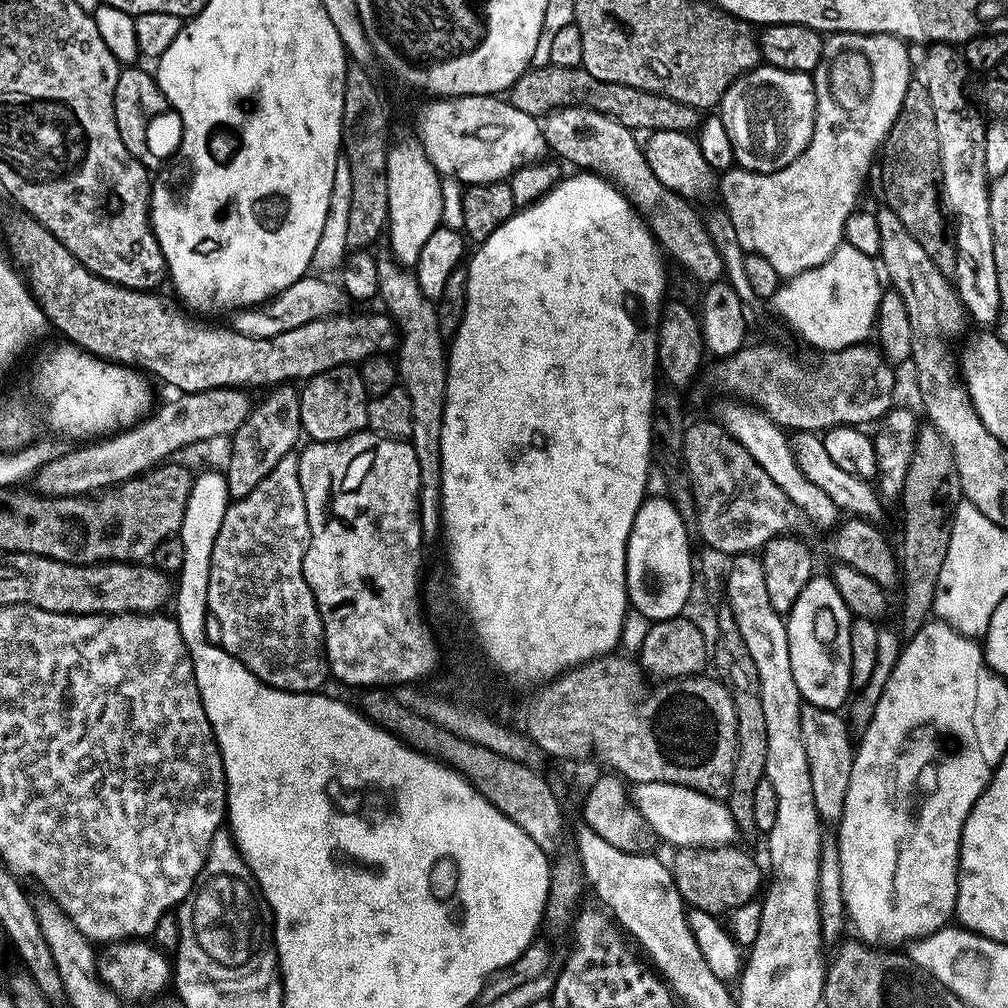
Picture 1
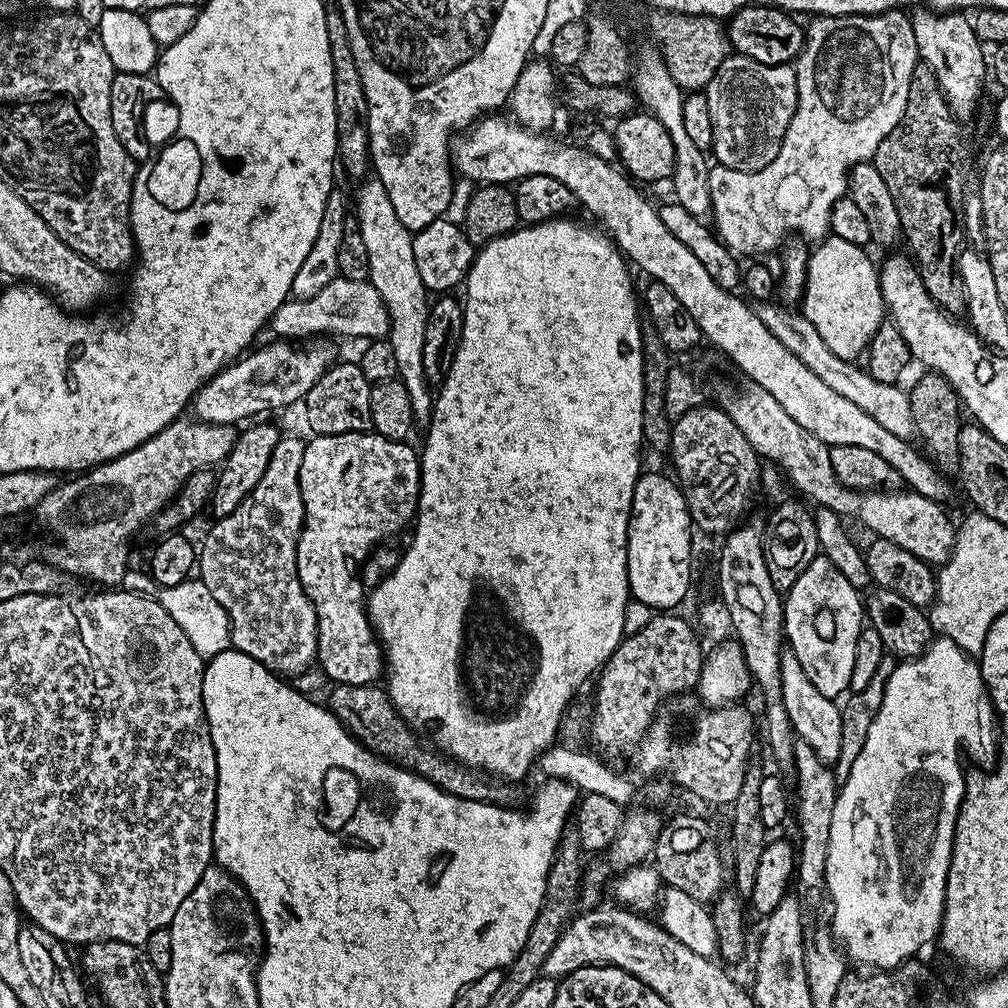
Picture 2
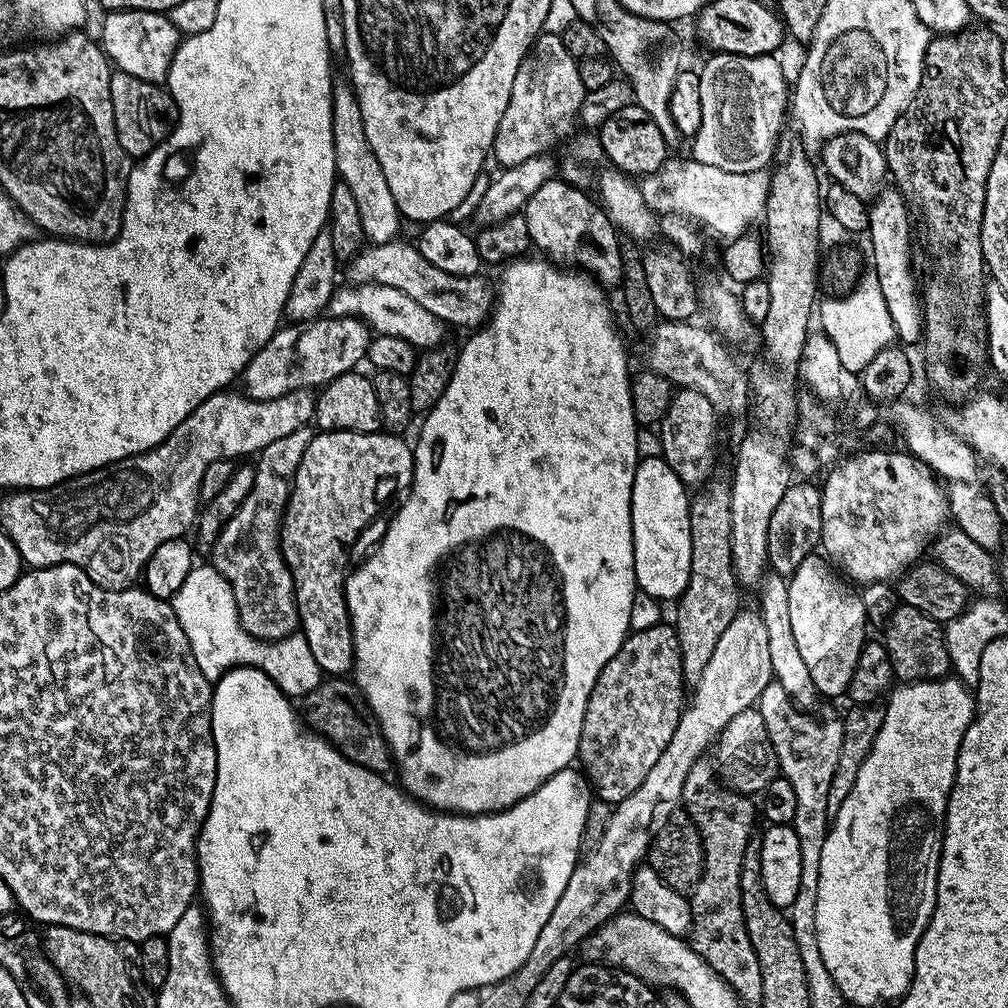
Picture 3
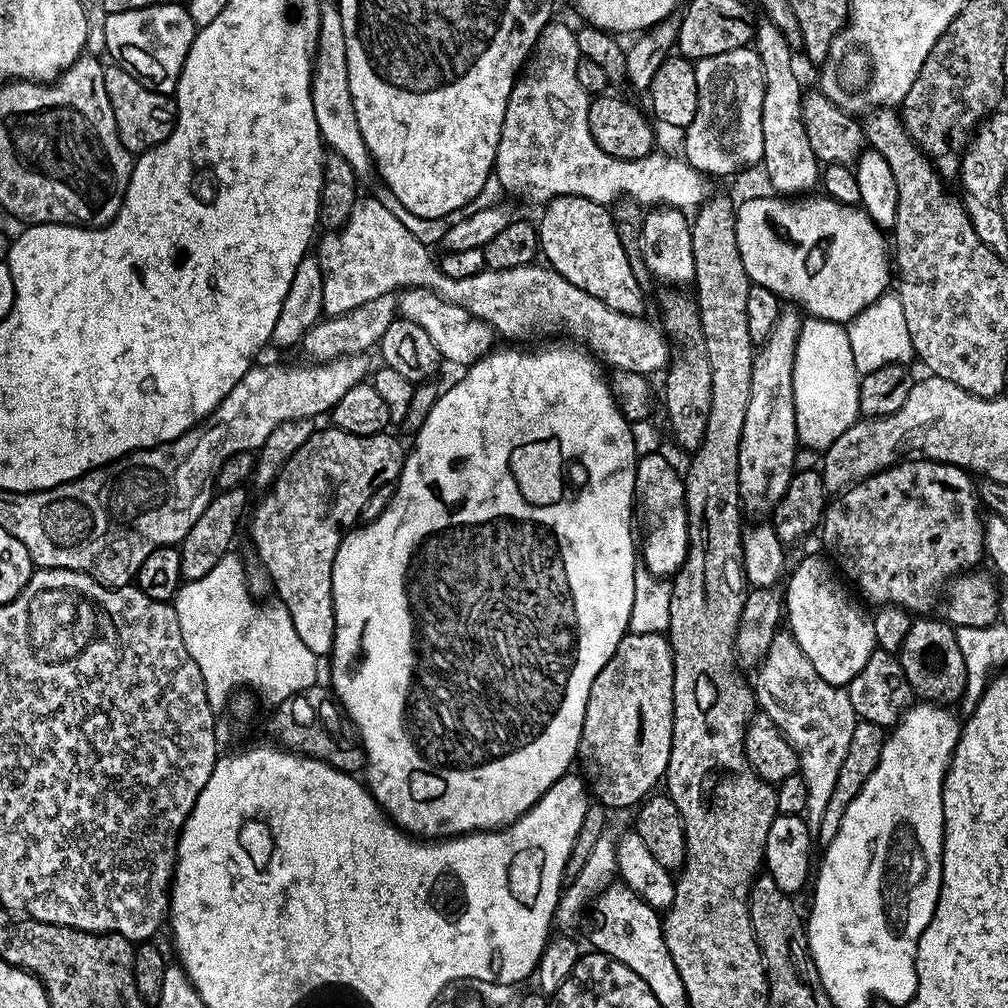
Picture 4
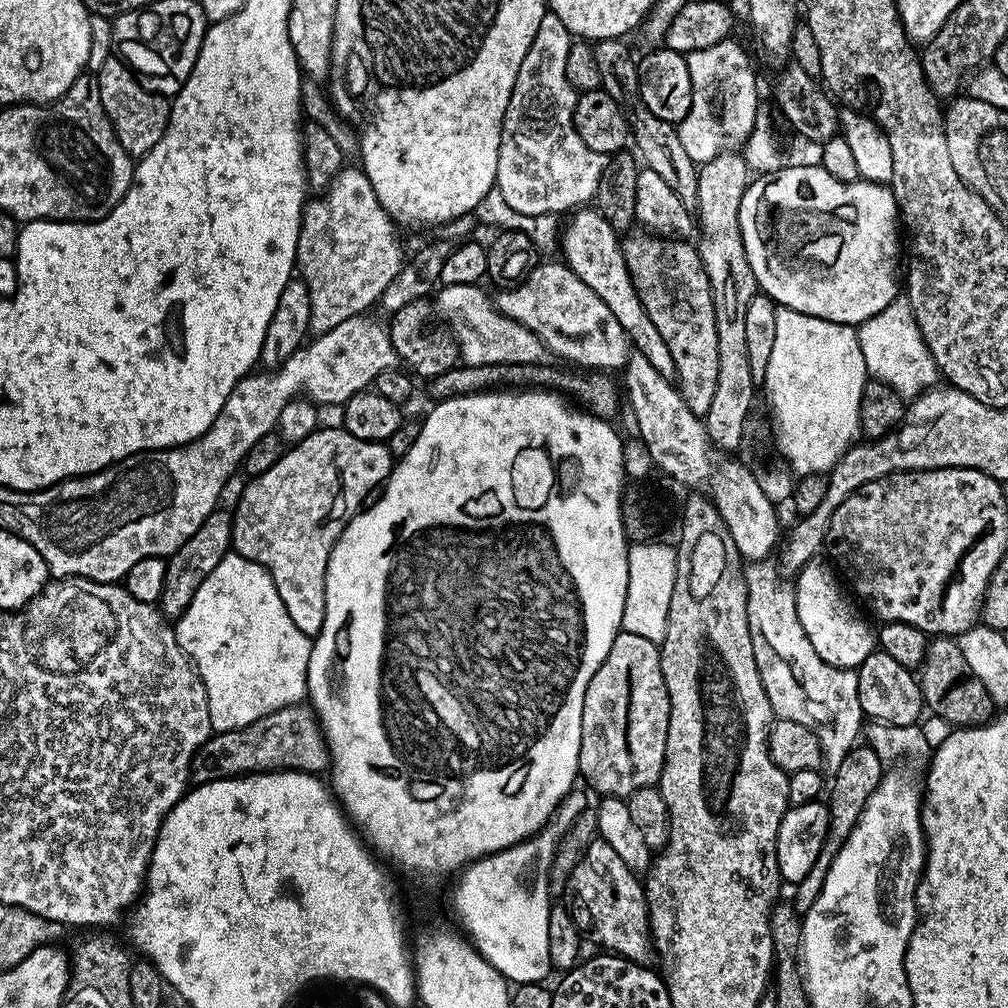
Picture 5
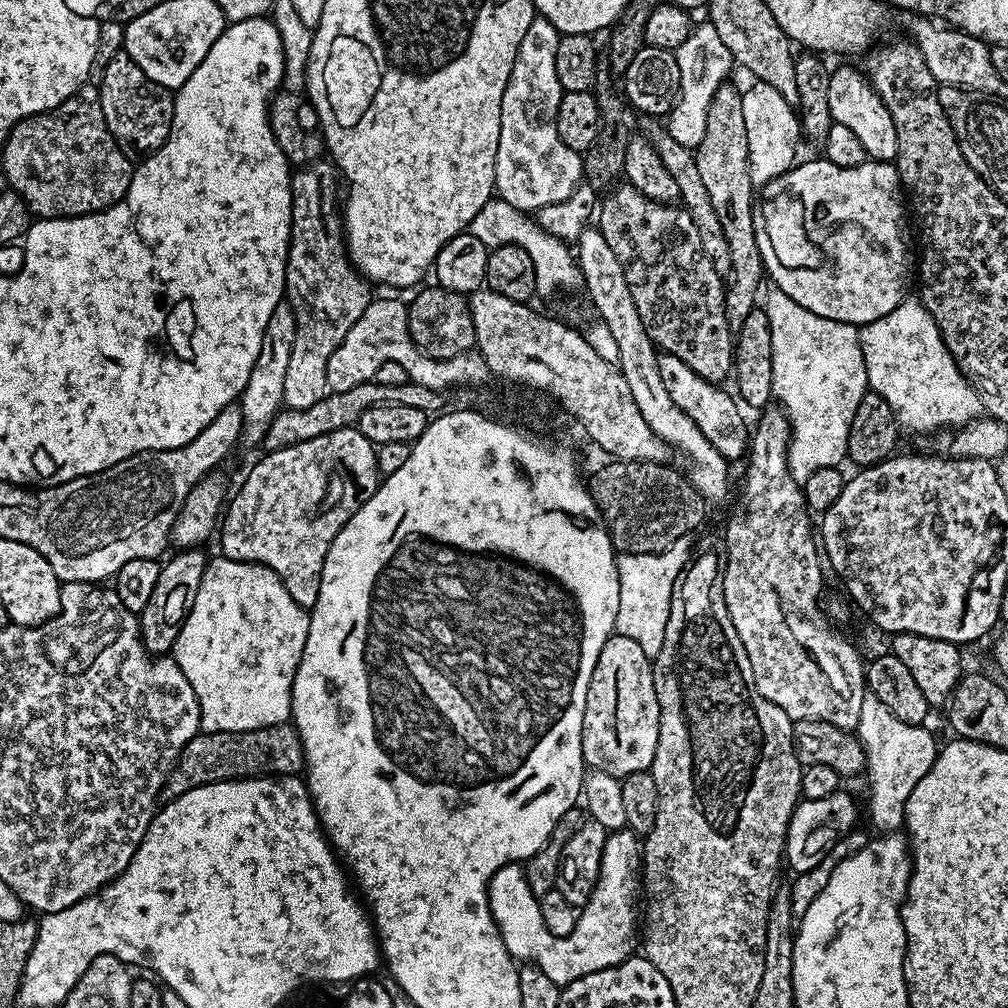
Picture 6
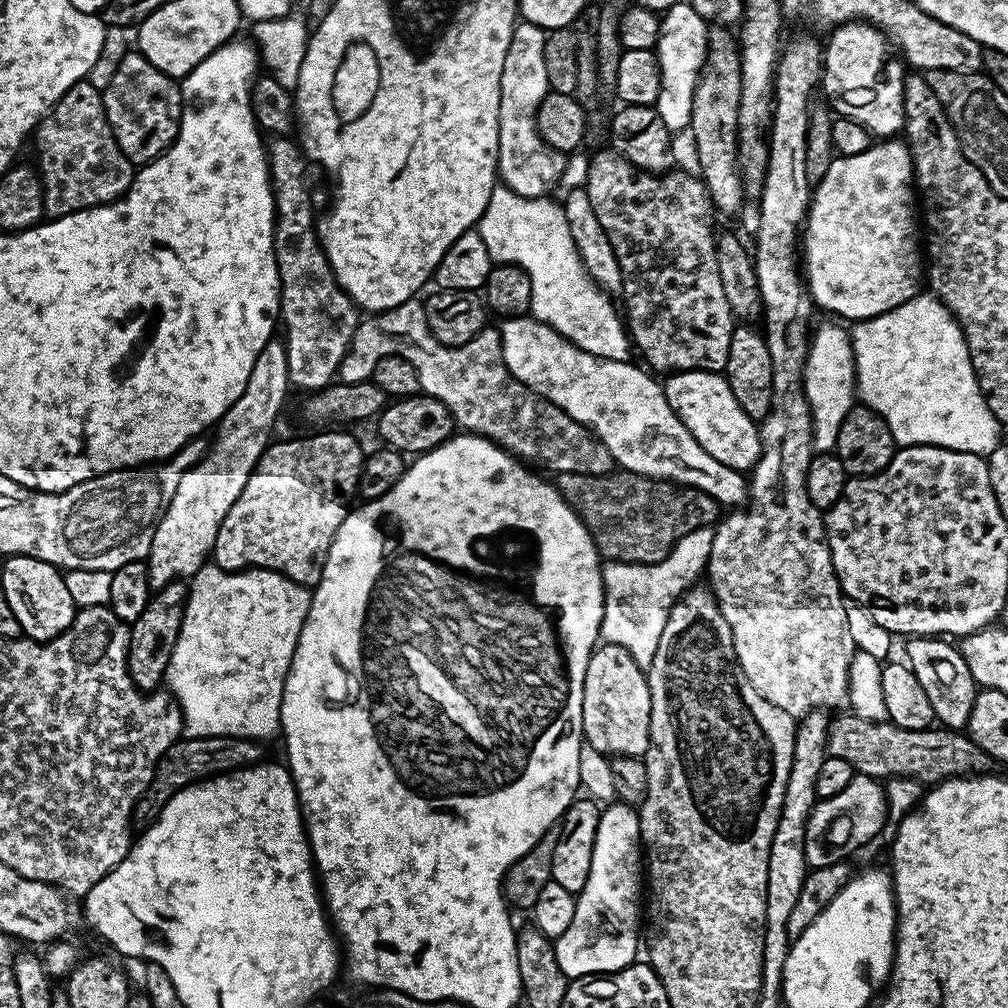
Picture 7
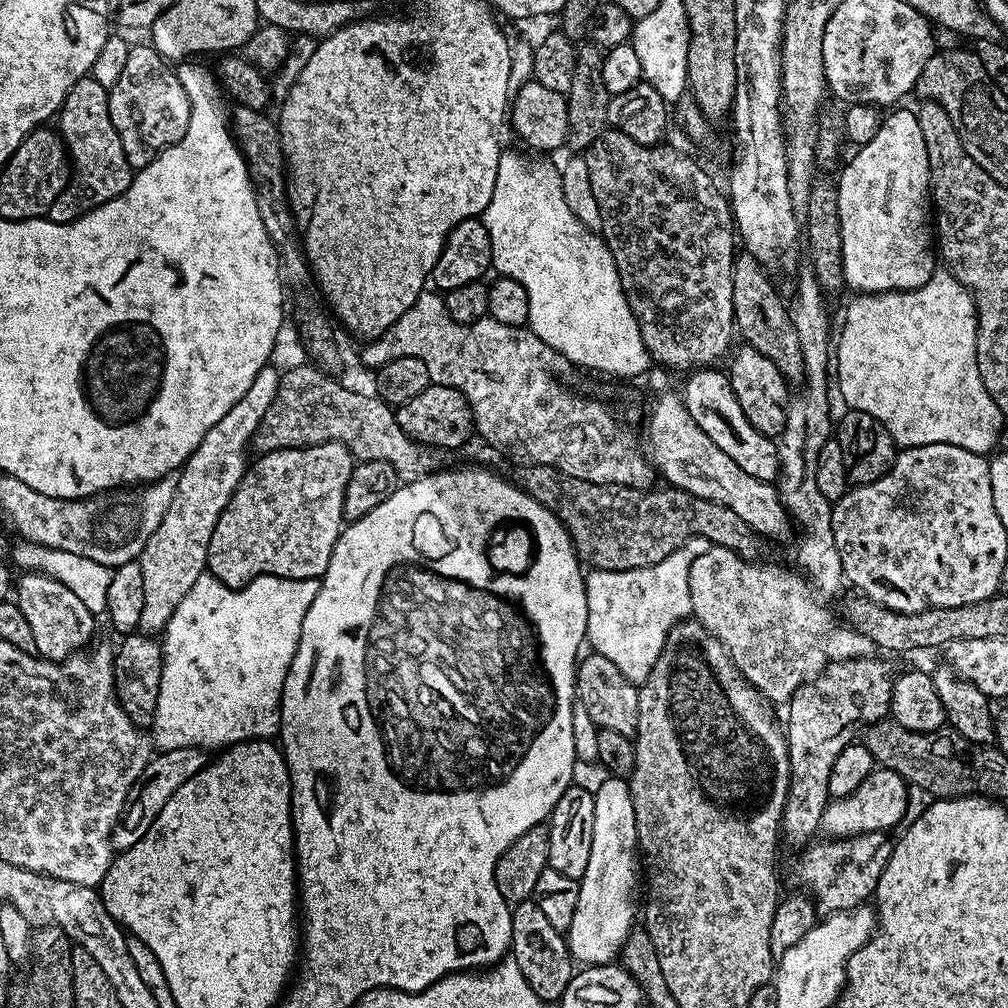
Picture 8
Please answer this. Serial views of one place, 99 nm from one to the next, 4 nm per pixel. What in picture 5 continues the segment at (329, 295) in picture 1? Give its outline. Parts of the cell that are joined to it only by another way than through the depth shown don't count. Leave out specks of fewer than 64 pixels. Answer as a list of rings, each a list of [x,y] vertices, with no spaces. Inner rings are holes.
[[[445,284],[434,296],[434,311],[456,340],[460,360],[474,366],[541,363],[546,356],[544,343],[529,328],[499,312],[493,297],[482,289],[480,284]]]

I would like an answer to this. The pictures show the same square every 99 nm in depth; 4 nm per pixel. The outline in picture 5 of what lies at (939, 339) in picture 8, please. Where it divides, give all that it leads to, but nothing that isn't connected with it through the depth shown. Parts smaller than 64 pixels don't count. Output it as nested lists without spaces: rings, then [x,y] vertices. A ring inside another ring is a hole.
[[[897,295],[890,306],[886,306],[886,310],[874,314],[874,318],[859,325],[858,333],[871,379],[886,382],[899,396],[905,398],[915,398],[937,383],[936,363],[918,330],[907,295]]]

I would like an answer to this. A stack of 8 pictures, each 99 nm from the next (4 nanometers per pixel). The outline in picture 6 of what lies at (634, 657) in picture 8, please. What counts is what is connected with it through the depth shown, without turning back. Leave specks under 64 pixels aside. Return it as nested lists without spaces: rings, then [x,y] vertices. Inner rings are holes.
[[[691,535],[678,538],[665,552],[658,554],[617,555],[618,570],[618,614],[615,631],[626,638],[634,638],[638,646],[649,658],[654,658],[662,650],[662,638],[666,635],[666,618],[670,618],[670,602],[676,579],[684,571],[693,555]]]

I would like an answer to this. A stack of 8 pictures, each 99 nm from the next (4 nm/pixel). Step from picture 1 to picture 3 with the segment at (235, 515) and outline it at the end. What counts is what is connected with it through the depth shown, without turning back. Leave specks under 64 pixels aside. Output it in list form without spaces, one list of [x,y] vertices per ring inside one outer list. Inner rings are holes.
[[[305,426],[260,449],[254,460],[254,487],[250,489],[250,494],[246,494],[246,502],[238,506],[238,514],[234,514],[230,522],[226,522],[222,534],[218,534],[216,543],[210,549],[211,567],[217,568],[222,578],[226,578],[246,634],[259,640],[281,640],[291,636],[300,623],[300,615],[296,609],[296,592],[292,589],[292,575],[280,549],[280,526],[284,523],[284,511],[292,493],[292,479],[298,470],[298,462],[302,462],[302,454],[306,454],[306,446],[310,446],[313,435],[313,429]]]

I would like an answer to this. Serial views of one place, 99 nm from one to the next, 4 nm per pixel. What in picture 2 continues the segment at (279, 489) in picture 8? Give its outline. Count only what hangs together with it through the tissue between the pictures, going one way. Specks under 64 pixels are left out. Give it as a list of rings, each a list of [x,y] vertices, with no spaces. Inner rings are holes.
[[[351,432],[350,434],[338,434],[337,436],[313,435],[304,445],[302,454],[302,470],[300,471],[300,489],[302,490],[302,502],[304,503],[304,528],[298,538],[298,550],[296,561],[298,562],[298,578],[302,582],[304,592],[312,599],[312,605],[316,611],[316,625],[318,626],[318,646],[316,655],[318,657],[318,668],[336,684],[349,684],[350,686],[362,686],[363,684],[375,685],[378,678],[386,668],[386,656],[382,651],[382,645],[373,629],[372,621],[368,618],[366,607],[366,588],[356,577],[356,567],[372,552],[372,547],[379,540],[400,532],[404,527],[407,529],[413,523],[420,503],[420,456],[411,448],[411,443],[402,440],[387,440],[377,436],[375,432]]]

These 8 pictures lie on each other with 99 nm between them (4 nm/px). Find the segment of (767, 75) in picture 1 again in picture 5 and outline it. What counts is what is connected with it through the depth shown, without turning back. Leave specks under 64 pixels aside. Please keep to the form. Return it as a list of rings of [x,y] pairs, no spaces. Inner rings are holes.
[[[736,38],[706,46],[706,50],[687,53],[690,82],[692,83],[692,105],[690,114],[678,126],[682,147],[699,166],[718,158],[729,148],[739,149],[747,142],[755,124],[758,111],[756,104],[756,72],[752,60],[744,53]]]

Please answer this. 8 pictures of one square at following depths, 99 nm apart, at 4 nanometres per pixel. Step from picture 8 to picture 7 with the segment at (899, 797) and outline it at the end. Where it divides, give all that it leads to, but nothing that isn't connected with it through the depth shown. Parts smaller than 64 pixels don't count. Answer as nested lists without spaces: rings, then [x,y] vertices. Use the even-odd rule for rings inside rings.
[[[853,775],[846,790],[838,790],[834,798],[817,799],[806,822],[806,862],[809,869],[847,861],[851,852],[858,851],[863,844],[881,835],[888,817],[885,785],[875,776]]]

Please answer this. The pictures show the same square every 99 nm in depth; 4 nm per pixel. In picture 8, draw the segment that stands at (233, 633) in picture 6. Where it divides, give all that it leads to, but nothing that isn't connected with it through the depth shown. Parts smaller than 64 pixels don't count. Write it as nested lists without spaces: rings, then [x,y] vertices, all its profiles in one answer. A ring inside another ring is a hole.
[[[202,575],[162,633],[164,661],[162,686],[158,690],[156,718],[150,735],[159,751],[179,748],[223,750],[245,740],[272,738],[280,731],[280,699],[290,662],[302,638],[302,618],[320,589],[319,580],[291,580],[277,576],[256,576],[243,588],[227,588],[218,578]]]

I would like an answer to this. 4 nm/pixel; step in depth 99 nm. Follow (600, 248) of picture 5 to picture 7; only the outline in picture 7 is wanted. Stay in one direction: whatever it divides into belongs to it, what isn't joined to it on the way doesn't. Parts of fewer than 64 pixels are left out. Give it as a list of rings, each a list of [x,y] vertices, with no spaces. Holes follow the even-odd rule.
[[[674,372],[663,381],[666,402],[678,414],[682,426],[698,438],[698,446],[718,458],[722,466],[748,474],[760,457],[760,430],[757,421],[751,420],[738,406],[734,390],[730,390],[727,375],[718,372]]]

